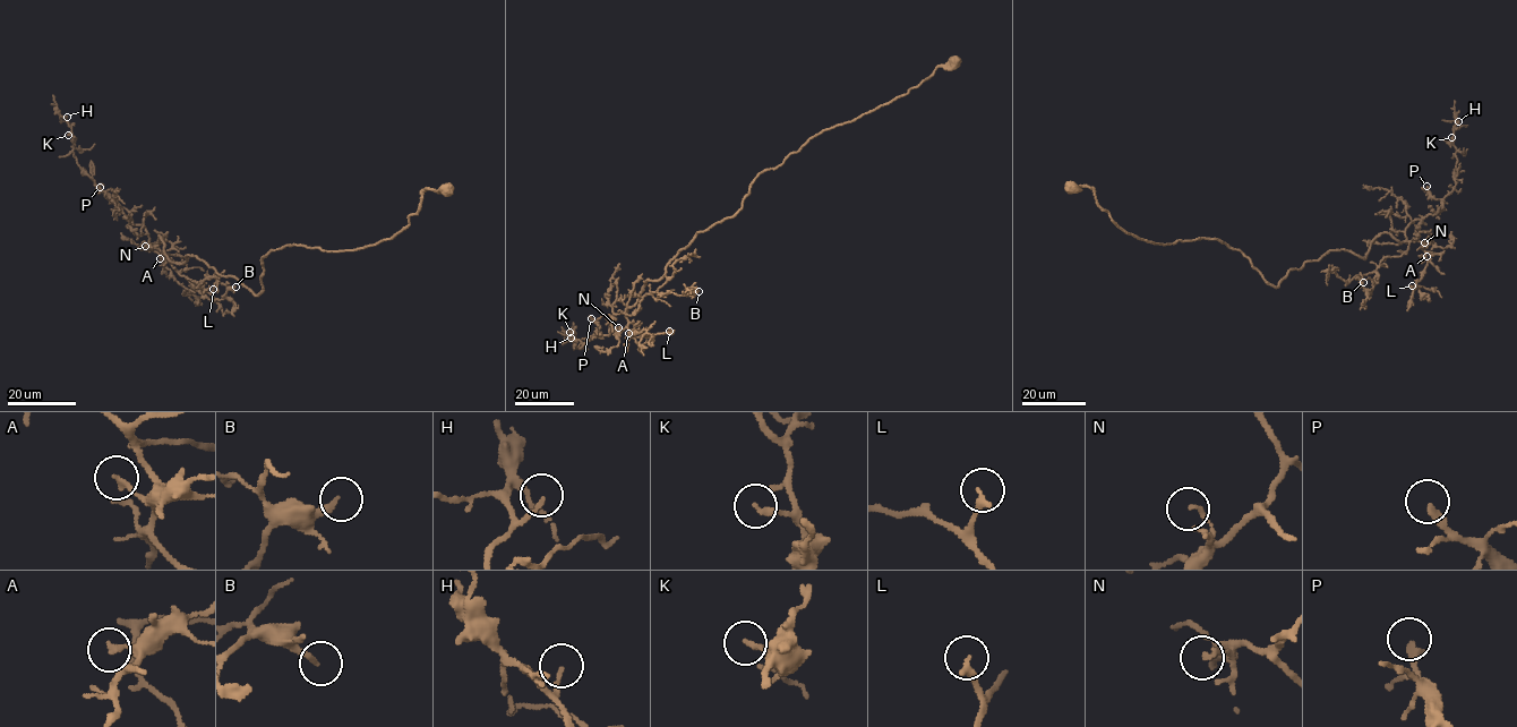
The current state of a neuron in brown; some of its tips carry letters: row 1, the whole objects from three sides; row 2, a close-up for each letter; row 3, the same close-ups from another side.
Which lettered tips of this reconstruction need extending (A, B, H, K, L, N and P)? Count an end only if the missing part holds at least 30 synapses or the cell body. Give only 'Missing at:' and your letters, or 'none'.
Missing at: P

